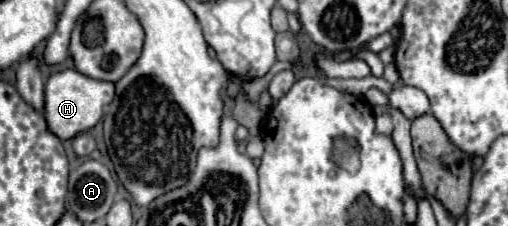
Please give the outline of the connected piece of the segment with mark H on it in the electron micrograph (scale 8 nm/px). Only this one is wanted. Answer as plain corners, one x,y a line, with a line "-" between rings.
62,70
48,78
46,82
46,122
50,132
54,132
60,140
74,138
76,134
92,128
102,118
102,110
114,98
114,84
104,80
94,80
76,70

